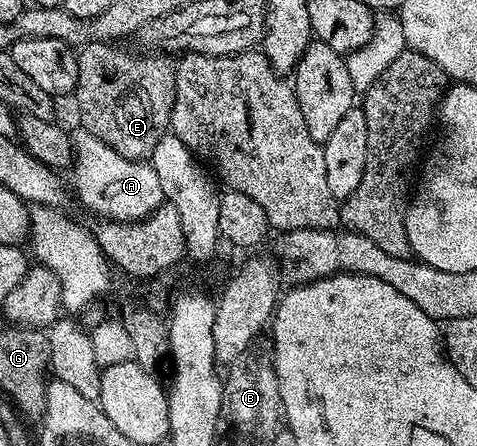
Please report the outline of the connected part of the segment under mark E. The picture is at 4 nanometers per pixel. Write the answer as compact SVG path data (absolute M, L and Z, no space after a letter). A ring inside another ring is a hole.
M90 42L77 51L78 79L72 95L72 101L78 105L78 114L82 117L81 129L92 132L116 152L125 158L149 159L150 154L160 144L160 140L170 130L170 117L176 96L176 65L173 57L162 52L142 52L133 54L125 50L125 45L108 42Z

